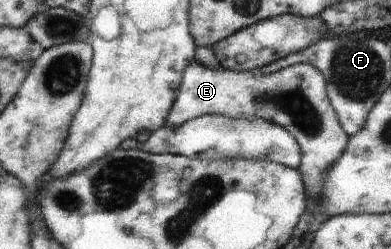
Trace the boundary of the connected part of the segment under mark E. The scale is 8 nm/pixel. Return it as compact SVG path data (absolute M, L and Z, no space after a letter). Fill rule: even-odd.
M194 60L185 68L176 93L167 118L168 126L182 126L186 121L202 115L217 114L229 119L261 118L286 129L301 150L298 171L308 195L308 208L314 206L323 212L319 201L323 174L340 158L348 146L349 137L329 103L325 80L315 68L307 64L295 64L274 74L262 74L258 70L238 72L222 67L211 69Z

